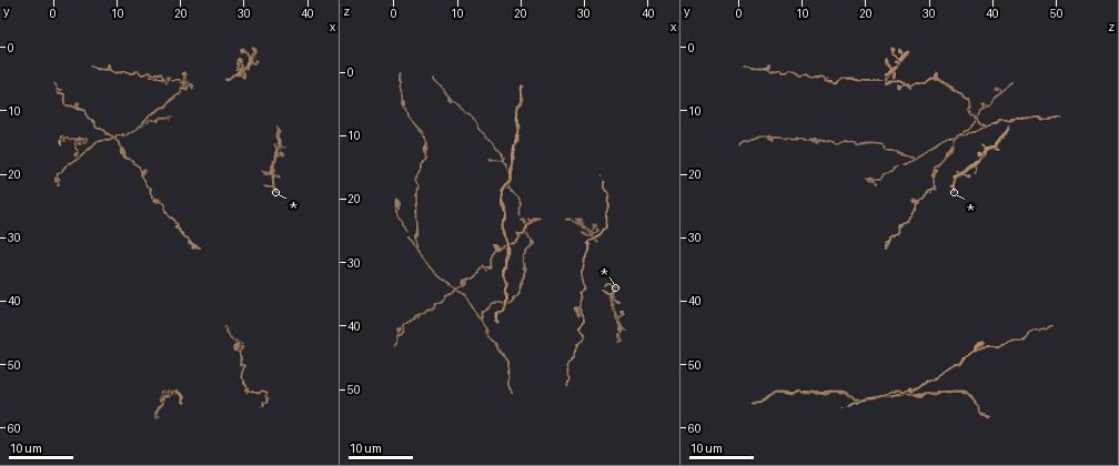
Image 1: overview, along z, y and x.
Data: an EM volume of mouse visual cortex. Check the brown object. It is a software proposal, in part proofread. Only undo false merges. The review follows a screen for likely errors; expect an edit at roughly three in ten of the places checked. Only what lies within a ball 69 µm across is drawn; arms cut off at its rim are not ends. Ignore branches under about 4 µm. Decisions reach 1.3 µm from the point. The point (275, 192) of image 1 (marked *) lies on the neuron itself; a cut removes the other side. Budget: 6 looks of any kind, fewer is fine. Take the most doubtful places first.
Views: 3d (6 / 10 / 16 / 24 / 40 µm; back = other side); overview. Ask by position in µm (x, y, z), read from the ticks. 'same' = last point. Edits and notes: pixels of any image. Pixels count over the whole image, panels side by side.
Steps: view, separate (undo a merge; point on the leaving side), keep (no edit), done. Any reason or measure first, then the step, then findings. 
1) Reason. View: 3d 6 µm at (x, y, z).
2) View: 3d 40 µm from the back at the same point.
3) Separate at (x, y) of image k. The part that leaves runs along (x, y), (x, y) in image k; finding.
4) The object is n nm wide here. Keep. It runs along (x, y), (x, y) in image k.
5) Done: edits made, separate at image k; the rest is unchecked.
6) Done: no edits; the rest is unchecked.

Four-way junction. View: 3d 24 µm at (9.5, 14.5, 34.0).

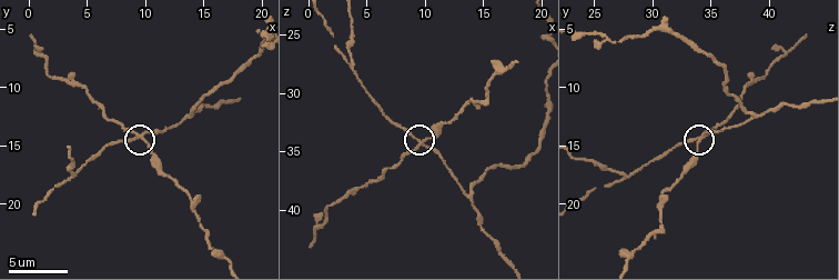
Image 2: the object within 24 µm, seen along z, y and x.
View: 3d 6 µm at (9.6, 14.4, 34.2).

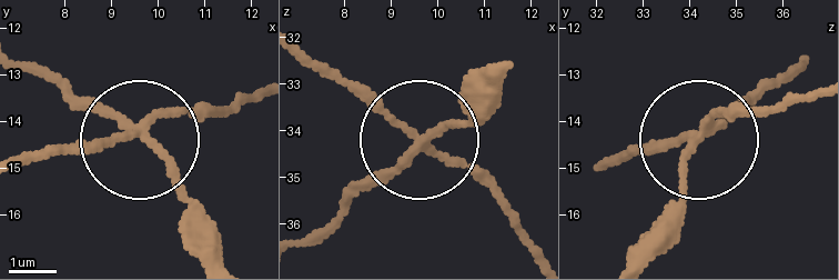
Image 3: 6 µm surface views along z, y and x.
Separate at (82, 98) of image 3. The part that leaves runs along (143, 134), (211, 250) in image 3; two neurons meet here.

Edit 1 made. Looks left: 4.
View: overview.

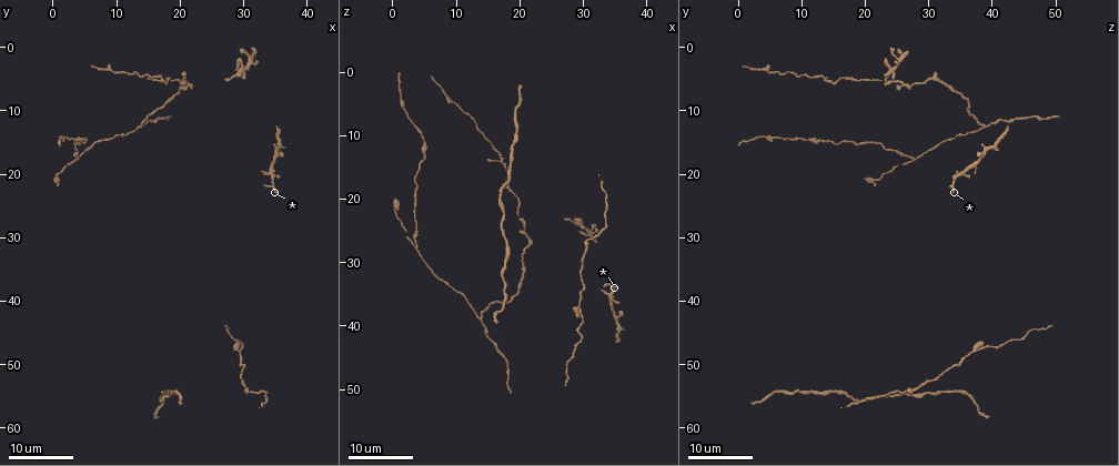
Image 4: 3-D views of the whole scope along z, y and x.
Two arms in line, one across. View: 3d 16 µm at (3.5, 17.5, 27.5).

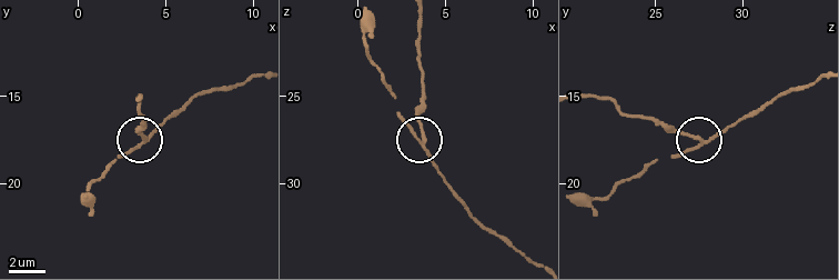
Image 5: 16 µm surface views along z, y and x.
View: 3d 6 µm at (3.6, 17.7, 27.6).

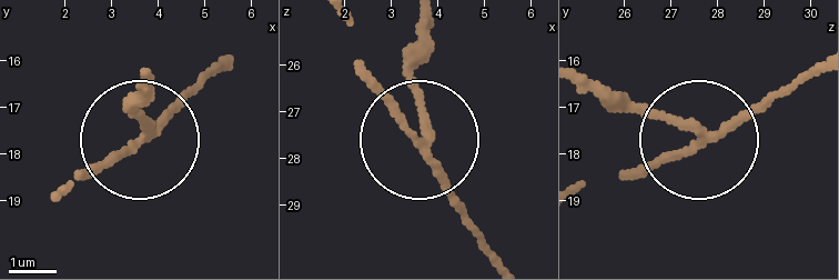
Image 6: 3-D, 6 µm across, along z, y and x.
The object is 150 nm wide here. Separate at (410, 79) of image 6. A second neuron is stuck on.

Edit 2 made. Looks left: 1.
View: 3d 10 µm at (19.6, 7.2, 35.0).

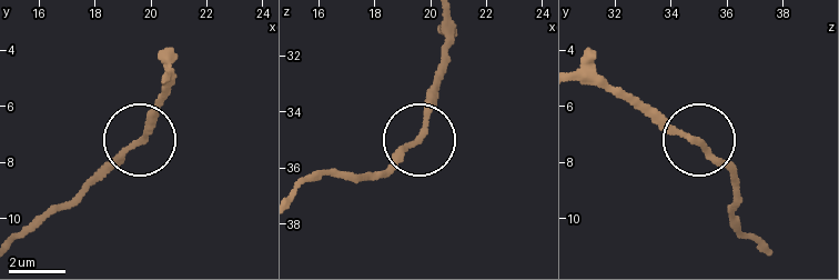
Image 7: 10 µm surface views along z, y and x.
Keep. All the same neuron.

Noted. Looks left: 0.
Done: edits made, separate at image 3, separate at image 6; the rest is unchecked.

